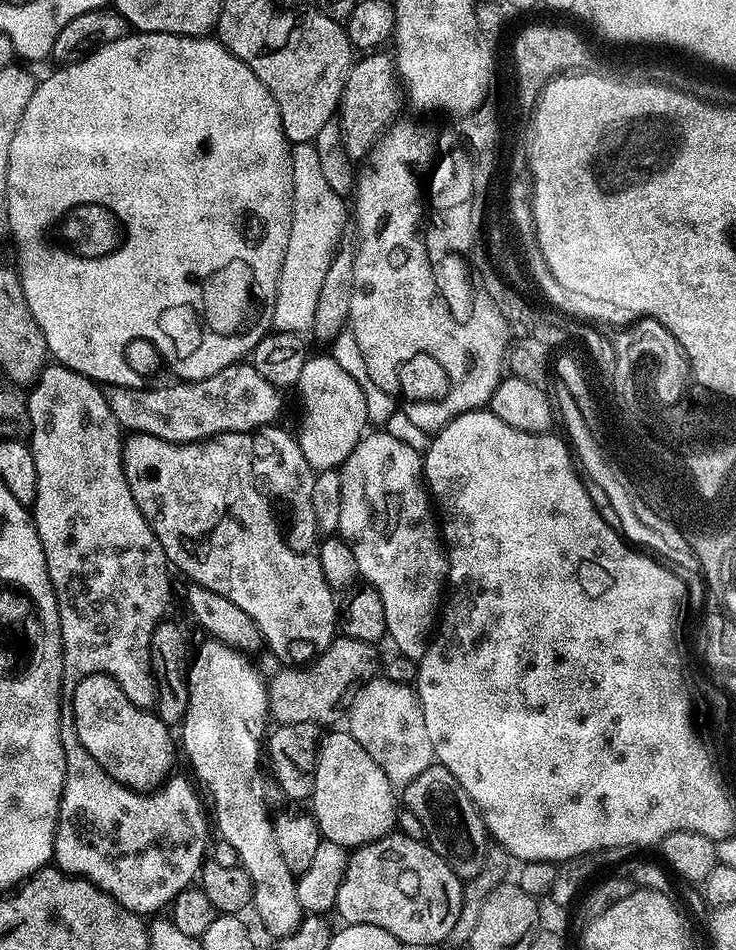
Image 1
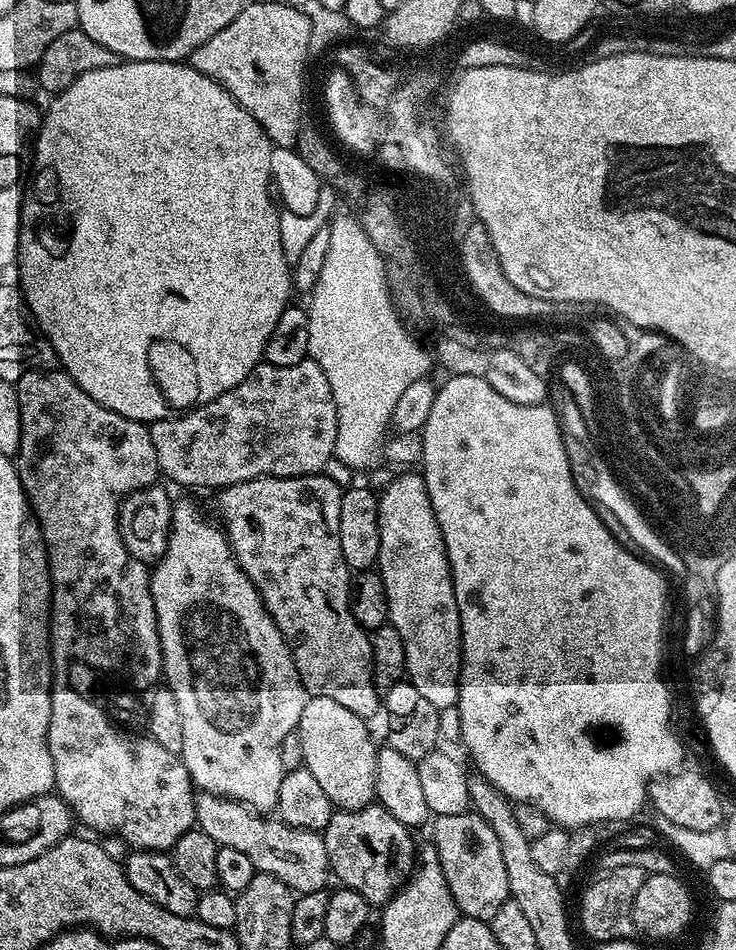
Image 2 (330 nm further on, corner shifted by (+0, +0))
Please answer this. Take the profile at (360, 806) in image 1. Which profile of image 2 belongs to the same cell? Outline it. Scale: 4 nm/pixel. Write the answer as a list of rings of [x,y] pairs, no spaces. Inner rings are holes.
[[[309,695],[302,710],[298,735],[302,746],[302,764],[314,774],[322,785],[326,798],[330,798],[333,809],[349,812],[365,808],[376,798],[374,790],[374,762],[376,761],[377,741],[372,741],[369,721],[346,710],[334,698]]]

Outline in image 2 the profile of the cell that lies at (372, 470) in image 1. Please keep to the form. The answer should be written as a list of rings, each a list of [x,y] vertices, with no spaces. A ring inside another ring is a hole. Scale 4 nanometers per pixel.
[[[404,470],[397,480],[392,480],[378,496],[378,558],[376,568],[386,586],[388,623],[402,638],[402,650],[406,650],[406,680],[411,683],[439,710],[455,709],[460,685],[462,662],[462,630],[458,602],[452,585],[452,571],[448,551],[442,538],[442,530],[436,521],[434,506],[426,490],[423,475],[416,470]]]

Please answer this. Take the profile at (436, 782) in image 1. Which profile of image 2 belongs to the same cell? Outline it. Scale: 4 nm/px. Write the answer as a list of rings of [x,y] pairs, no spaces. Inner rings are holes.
[[[474,810],[462,814],[446,814],[435,817],[431,821],[432,836],[430,842],[436,848],[438,862],[442,874],[446,874],[446,886],[450,886],[450,894],[456,903],[456,911],[461,917],[469,916],[475,920],[490,922],[494,914],[510,899],[506,882],[506,865],[502,862],[502,850],[498,846],[498,838],[494,830],[490,830],[490,822],[486,822]]]

